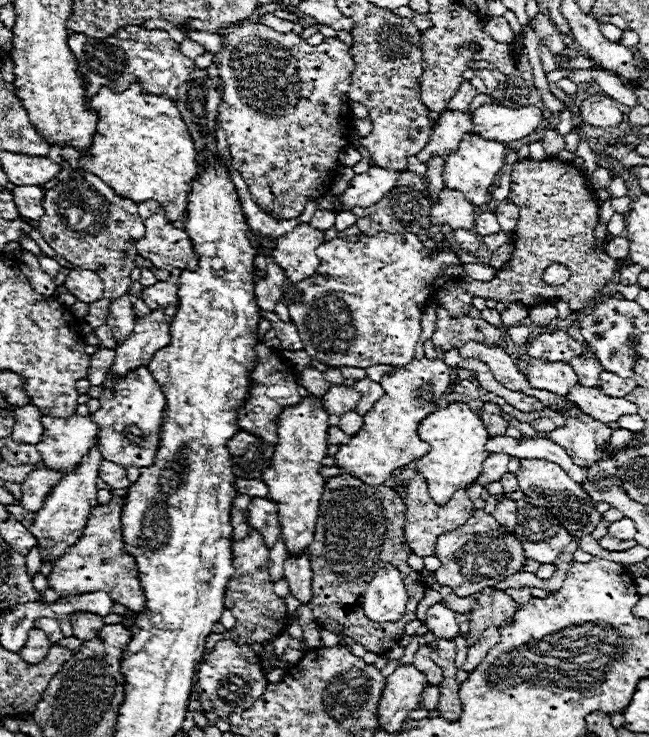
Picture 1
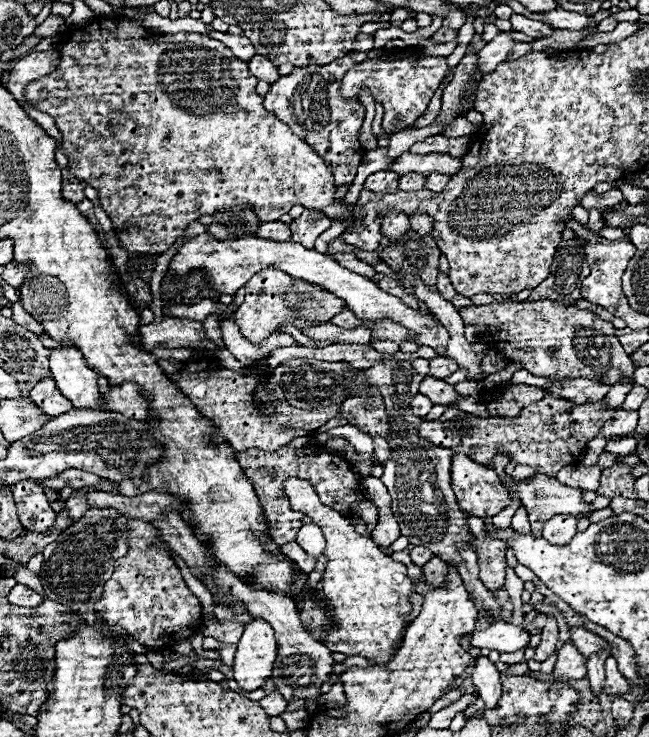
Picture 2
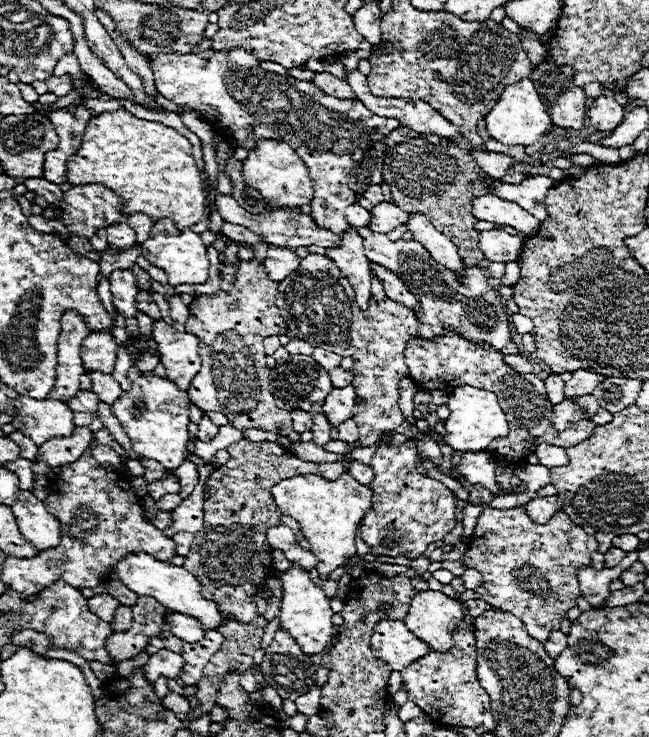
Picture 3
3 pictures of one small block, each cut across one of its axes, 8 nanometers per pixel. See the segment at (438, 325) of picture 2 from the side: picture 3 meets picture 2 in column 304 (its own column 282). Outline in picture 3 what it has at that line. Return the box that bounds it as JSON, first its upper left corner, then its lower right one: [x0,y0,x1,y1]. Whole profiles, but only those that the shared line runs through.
[264,246,300,282]

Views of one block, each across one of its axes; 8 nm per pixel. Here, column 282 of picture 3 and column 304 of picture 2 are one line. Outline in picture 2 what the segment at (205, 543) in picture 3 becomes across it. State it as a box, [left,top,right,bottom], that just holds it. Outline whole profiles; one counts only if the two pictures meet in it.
[236,448,378,546]

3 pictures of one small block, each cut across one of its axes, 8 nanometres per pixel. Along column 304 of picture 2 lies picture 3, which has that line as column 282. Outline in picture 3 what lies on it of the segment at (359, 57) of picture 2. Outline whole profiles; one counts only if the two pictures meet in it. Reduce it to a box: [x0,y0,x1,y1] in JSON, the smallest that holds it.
[148,48,398,234]

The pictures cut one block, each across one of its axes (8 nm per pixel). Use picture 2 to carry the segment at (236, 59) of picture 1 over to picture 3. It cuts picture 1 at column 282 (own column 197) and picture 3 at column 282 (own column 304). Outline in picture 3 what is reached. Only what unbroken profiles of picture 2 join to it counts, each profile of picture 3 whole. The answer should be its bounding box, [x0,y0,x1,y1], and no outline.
[242,140,312,208]

